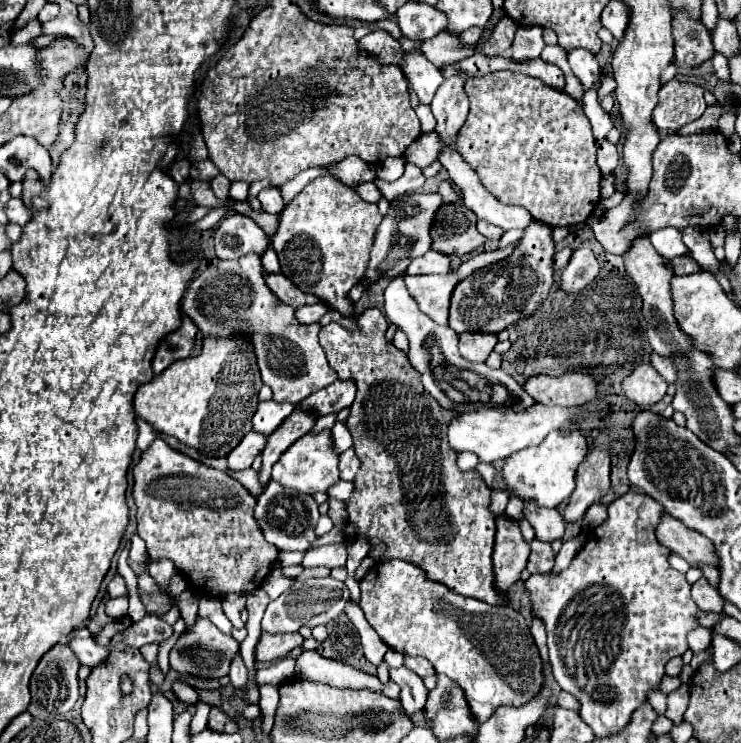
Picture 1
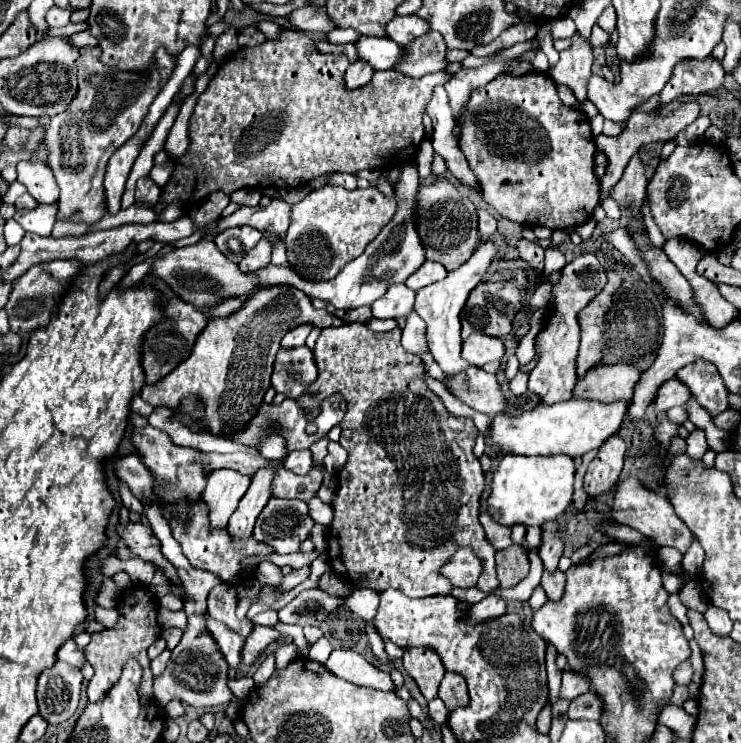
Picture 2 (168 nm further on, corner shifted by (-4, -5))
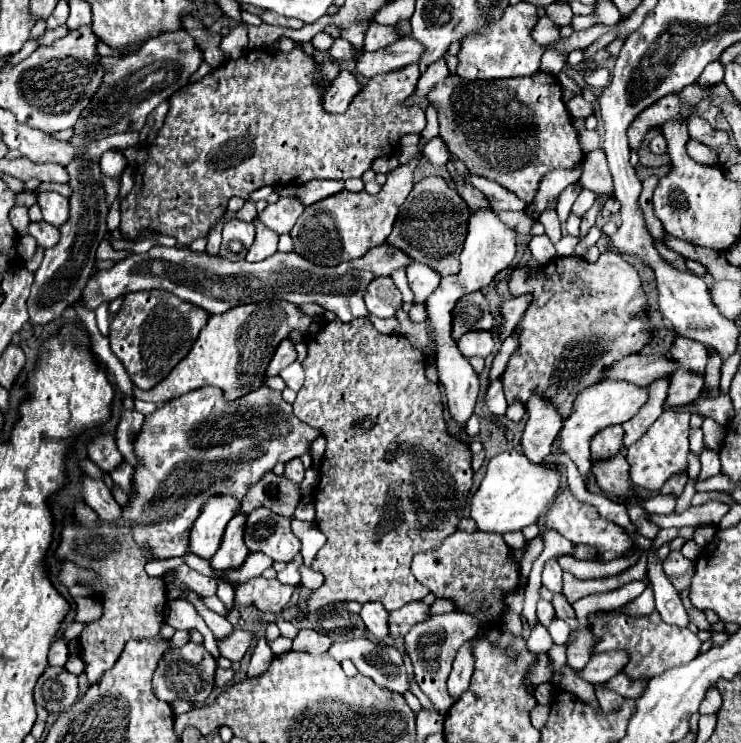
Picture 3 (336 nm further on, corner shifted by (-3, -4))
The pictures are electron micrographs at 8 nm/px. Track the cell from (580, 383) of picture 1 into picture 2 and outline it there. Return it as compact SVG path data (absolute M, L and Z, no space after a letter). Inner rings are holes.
M608 365L592 367L582 379L578 379L572 397L574 399L596 399L612 403L618 399L630 401L640 371L632 365Z

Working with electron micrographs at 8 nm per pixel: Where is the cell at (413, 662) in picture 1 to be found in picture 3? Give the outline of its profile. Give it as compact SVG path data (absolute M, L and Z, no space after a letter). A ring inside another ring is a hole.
M449 612L449 614L439 614L439 616L431 616L429 620L413 626L407 634L405 634L405 652L409 654L413 668L415 668L415 680L419 684L419 688L423 690L423 694L429 696L429 700L433 702L433 706L445 714L453 700L447 692L447 676L451 672L451 664L455 658L455 652L461 644L465 644L467 640L473 640L477 634L485 632L477 620L473 620L469 614L457 614L457 612Z

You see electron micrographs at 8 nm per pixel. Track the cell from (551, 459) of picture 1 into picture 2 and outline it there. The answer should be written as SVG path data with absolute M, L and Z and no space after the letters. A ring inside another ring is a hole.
M506 455L494 471L488 511L508 527L516 523L530 527L546 519L558 519L572 505L574 475L576 463L570 455Z

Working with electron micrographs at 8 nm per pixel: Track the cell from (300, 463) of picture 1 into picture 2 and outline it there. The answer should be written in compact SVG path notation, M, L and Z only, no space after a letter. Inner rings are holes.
M302 449L302 451L292 451L286 455L284 459L284 467L296 475L308 475L314 467L312 461L312 453L310 449Z

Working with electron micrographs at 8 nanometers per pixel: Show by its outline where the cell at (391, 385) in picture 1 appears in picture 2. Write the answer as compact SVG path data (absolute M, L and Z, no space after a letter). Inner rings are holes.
M348 323L348 325L342 325L342 327L326 327L326 329L322 329L322 335L316 341L314 357L316 357L316 365L318 365L318 371L320 371L318 373L318 381L314 383L314 389L310 389L310 393L304 399L298 399L300 405L304 409L308 409L312 415L316 415L318 413L318 405L326 397L326 391L340 391L342 397L348 401L348 411L346 411L346 415L344 415L344 419L340 423L340 427L342 427L340 443L348 451L348 461L346 461L346 465L336 475L338 477L338 489L336 489L336 495L334 495L334 501L332 501L334 521L328 527L328 535L330 535L328 555L330 555L330 561L332 561L332 569L336 573L342 573L344 577L350 577L350 579L356 579L360 575L366 575L364 587L370 587L374 591L396 587L396 589L402 589L402 593L406 593L408 597L440 595L440 593L450 593L454 589L454 585L450 583L450 579L444 577L440 573L440 569L450 561L450 557L458 551L458 547L460 549L462 547L468 547L482 561L482 573L480 573L480 579L476 583L476 589L480 589L484 593L494 591L498 587L496 569L494 569L494 553L496 553L496 549L494 549L492 541L486 539L486 533L484 533L484 529L482 529L482 525L478 521L478 515L480 515L480 495L482 495L482 491L486 487L486 481L484 481L484 471L480 467L480 461L472 453L474 441L476 441L476 437L480 433L476 429L474 421L452 415L444 407L442 399L428 389L428 385L424 381L424 365L422 365L422 361L416 355L404 351L404 347L400 345L400 329L398 327L392 329L392 331L388 331L388 333L370 331L362 323Z

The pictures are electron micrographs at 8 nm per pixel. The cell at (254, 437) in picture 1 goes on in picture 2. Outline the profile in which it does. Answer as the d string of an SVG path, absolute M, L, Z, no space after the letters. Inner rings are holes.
M216 469L208 477L208 485L202 493L202 499L210 505L210 523L222 527L228 523L238 501L250 487L250 475L244 475L236 469Z

